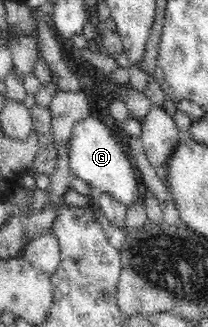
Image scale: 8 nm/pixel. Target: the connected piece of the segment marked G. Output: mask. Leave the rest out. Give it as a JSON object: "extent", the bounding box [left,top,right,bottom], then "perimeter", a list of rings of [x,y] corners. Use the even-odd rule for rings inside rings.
{"extent":[68,116,138,206],"perimeter":[[[87,116],[72,128],[68,144],[69,172],[90,187],[95,194],[106,194],[128,206],[138,202],[138,180],[124,149],[110,129],[99,119]]]}

